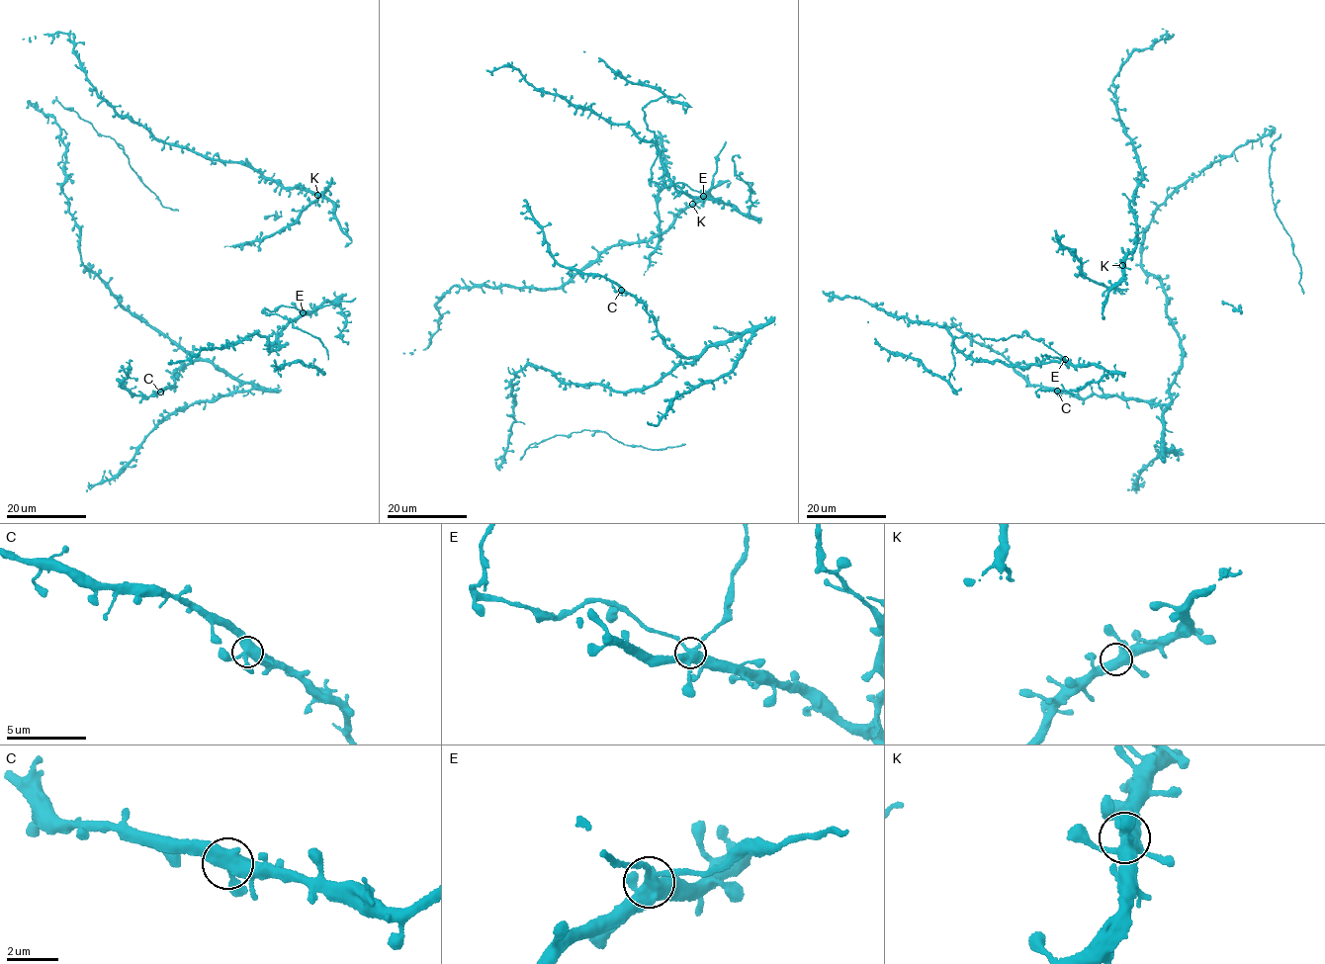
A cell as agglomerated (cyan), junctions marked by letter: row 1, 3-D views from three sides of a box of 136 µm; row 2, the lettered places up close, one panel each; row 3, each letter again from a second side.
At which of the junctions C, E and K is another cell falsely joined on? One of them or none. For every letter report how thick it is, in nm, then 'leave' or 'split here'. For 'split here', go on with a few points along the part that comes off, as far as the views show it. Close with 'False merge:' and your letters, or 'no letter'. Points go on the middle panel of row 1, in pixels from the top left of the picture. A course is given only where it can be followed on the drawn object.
C: calibre 440 nm; leave
E: calibre 440 nm; split here; course (702, 195), (683, 184), (664, 187), (649, 179), (658, 140), (647, 129), (643, 109), (664, 96), (685, 99)
K: calibre 440 nm; leave
False merge: E

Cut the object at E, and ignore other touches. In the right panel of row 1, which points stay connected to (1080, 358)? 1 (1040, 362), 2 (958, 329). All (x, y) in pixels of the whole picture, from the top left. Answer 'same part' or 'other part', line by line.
1: same part
2: same part

